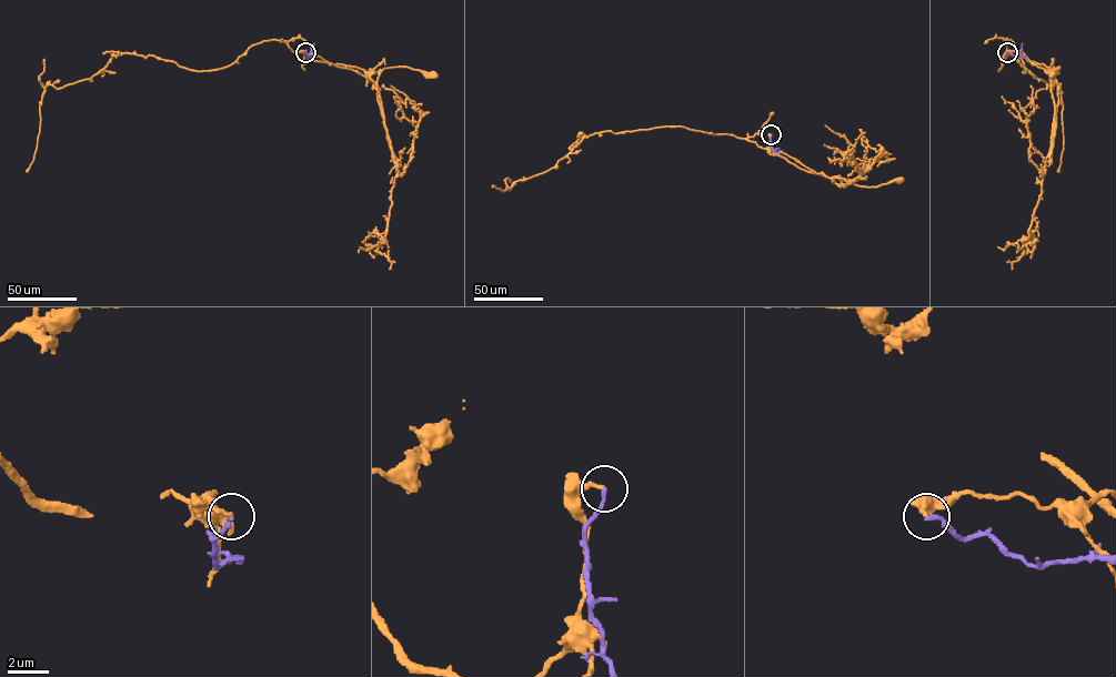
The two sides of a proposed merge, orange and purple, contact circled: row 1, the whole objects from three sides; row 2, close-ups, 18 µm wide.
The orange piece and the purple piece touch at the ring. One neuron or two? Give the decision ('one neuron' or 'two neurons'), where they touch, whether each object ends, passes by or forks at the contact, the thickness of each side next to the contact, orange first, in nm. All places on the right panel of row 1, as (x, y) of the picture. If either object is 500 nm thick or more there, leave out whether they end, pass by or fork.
two neurons | (1007, 52) | orange ends | purple ends | 190/190 nm

